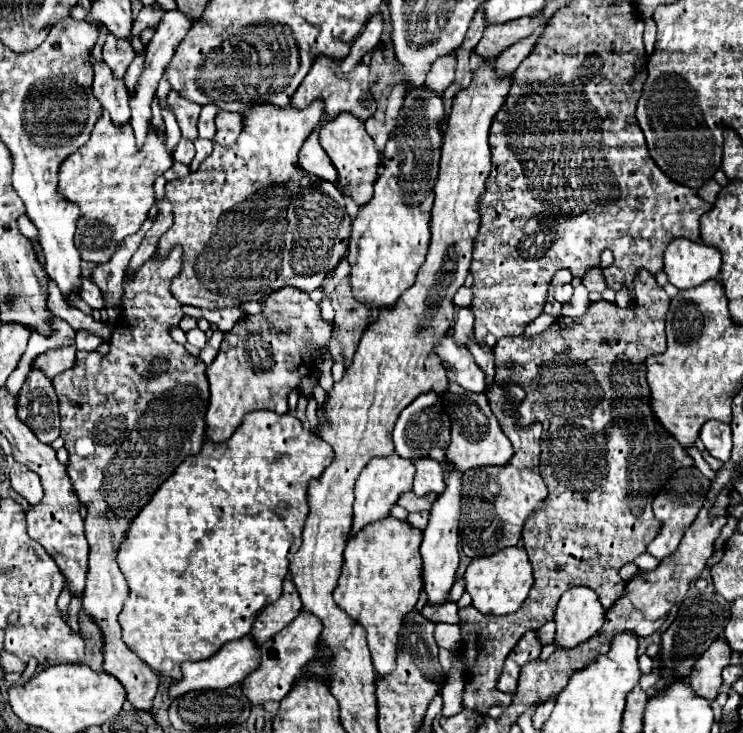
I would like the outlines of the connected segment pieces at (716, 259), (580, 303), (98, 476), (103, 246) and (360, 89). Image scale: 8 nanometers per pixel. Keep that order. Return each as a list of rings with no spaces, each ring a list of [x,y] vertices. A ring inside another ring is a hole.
[[[673,240],[663,256],[669,282],[679,288],[695,288],[711,278],[717,278],[721,268],[721,252],[701,242]]]
[[[577,286],[575,294],[571,298],[571,304],[565,304],[561,316],[564,318],[579,318],[589,306],[589,298],[587,298],[587,290],[585,286]]]
[[[175,246],[167,260],[147,260],[135,272],[125,272],[123,280],[123,304],[121,320],[117,322],[111,336],[111,352],[101,356],[99,352],[77,352],[75,366],[53,378],[59,408],[61,408],[61,438],[69,452],[69,476],[79,500],[87,506],[85,518],[85,538],[89,542],[89,572],[87,586],[83,592],[83,610],[97,622],[103,632],[103,670],[121,680],[127,690],[127,700],[135,710],[151,712],[153,698],[159,688],[159,676],[147,668],[121,640],[121,628],[117,622],[123,602],[129,596],[127,580],[117,566],[117,552],[121,548],[123,536],[127,534],[127,524],[139,514],[139,508],[151,500],[157,488],[175,472],[175,468],[187,458],[201,450],[205,442],[205,412],[209,406],[209,382],[205,376],[205,364],[191,356],[183,346],[171,340],[169,330],[179,326],[185,316],[181,304],[171,296],[171,280],[181,272],[181,248]],[[79,438],[91,438],[95,444],[95,454],[79,456],[75,452],[75,442]]]
[[[103,112],[89,142],[67,156],[63,168],[59,168],[59,194],[81,210],[75,232],[75,246],[81,260],[91,264],[109,262],[119,242],[141,228],[149,208],[155,204],[153,182],[171,166],[173,158],[165,150],[165,138],[159,138],[155,128],[151,128],[143,150],[135,152],[131,124],[115,128],[107,112]]]
[[[319,56],[311,68],[311,72],[307,74],[307,78],[303,80],[303,84],[297,88],[297,92],[291,98],[291,106],[295,108],[307,108],[313,100],[323,100],[325,102],[325,120],[333,120],[339,112],[351,112],[355,118],[359,120],[369,120],[375,114],[375,102],[373,96],[369,92],[369,66],[365,66],[363,62],[357,64],[349,74],[337,74],[335,70],[338,62],[327,56]]]

